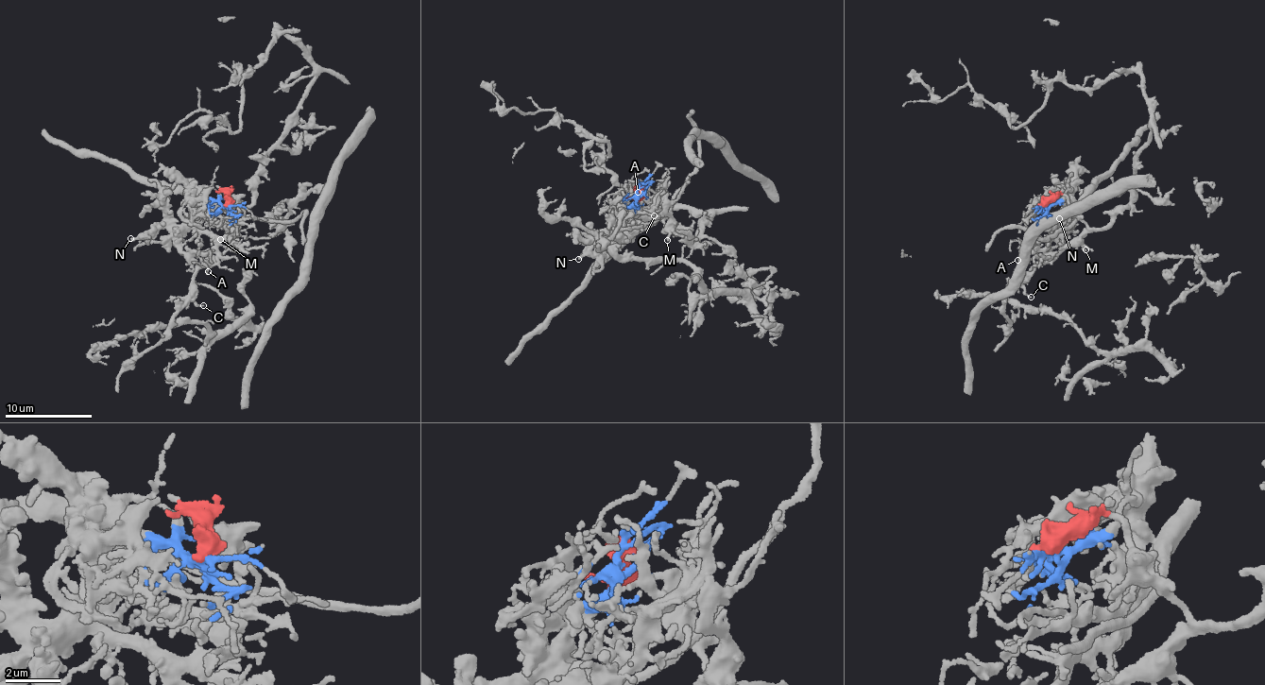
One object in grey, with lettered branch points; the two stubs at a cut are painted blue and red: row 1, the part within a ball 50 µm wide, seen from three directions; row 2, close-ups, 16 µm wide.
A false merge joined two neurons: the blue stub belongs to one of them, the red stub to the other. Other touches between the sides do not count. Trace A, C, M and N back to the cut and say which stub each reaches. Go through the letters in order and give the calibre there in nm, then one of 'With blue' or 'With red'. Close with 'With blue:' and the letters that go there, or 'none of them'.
A: Thickness 150 nm. With blue
C: Thickness 120 nm. With red
M: Thickness 180 nm. With red
N: Thickness 240 nm. With blue
With blue: A, N

